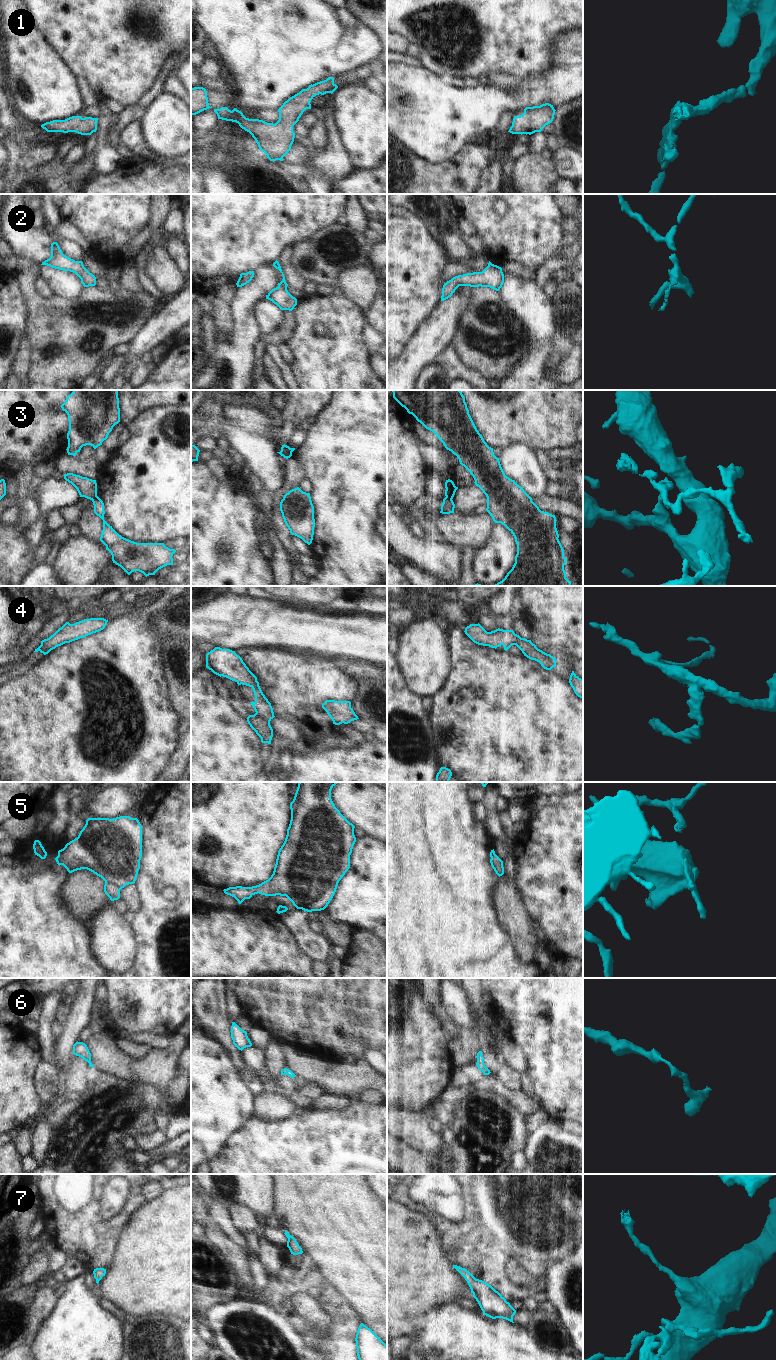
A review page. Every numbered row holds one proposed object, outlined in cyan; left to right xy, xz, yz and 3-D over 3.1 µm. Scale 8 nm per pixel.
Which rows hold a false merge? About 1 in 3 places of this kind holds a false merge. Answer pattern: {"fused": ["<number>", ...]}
{"fused": ["3"]}

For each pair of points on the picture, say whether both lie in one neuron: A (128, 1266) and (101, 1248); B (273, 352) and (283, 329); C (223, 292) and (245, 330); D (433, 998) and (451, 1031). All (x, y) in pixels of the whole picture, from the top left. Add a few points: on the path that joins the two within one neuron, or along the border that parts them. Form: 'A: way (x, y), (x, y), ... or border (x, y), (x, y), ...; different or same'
A: border (118, 1233), (112, 1261), (106, 1270); different
B: border (266, 342), (276, 345); different
C: border (237, 287), (234, 297), (229, 302); different
D: way (436, 1006), (445, 1023); same

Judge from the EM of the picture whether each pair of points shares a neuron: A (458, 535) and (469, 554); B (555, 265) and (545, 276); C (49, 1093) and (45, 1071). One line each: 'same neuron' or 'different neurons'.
A: different neurons
B: same neuron
C: same neuron

